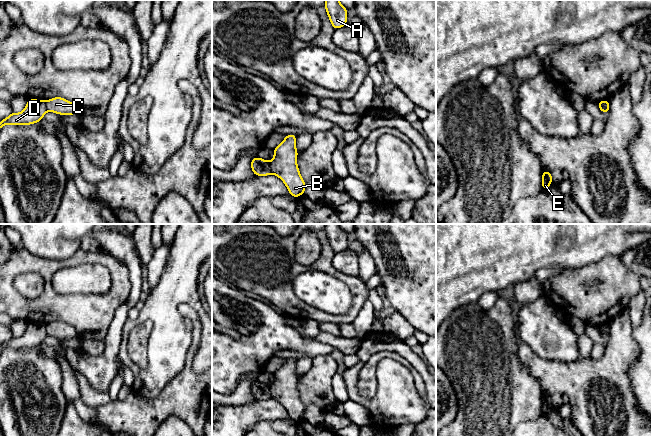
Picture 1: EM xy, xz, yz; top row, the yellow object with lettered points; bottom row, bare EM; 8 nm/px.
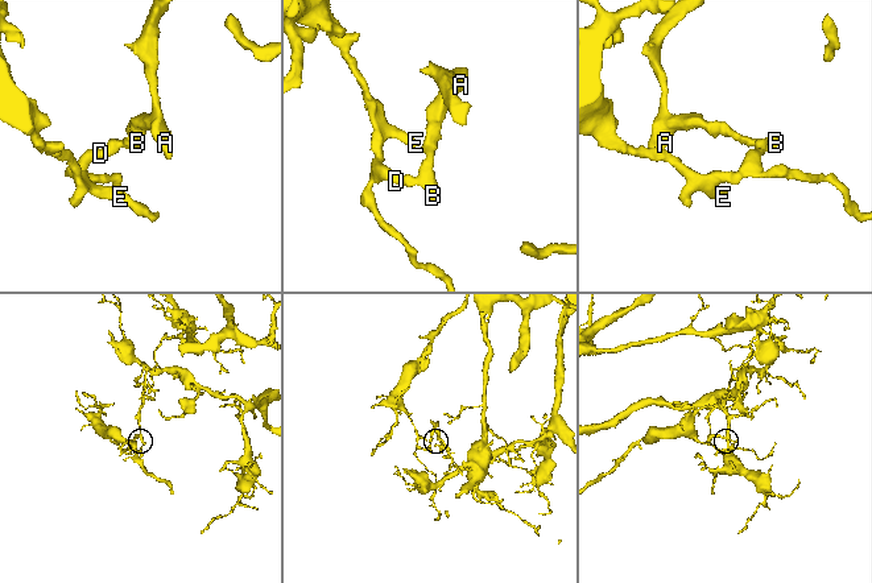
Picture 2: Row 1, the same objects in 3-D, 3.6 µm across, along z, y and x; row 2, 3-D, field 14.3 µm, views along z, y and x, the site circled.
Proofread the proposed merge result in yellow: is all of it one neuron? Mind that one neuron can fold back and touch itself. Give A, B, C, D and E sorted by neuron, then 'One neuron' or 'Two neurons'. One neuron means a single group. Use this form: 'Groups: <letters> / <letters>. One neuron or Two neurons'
Groups: A B C / D E. Two neurons

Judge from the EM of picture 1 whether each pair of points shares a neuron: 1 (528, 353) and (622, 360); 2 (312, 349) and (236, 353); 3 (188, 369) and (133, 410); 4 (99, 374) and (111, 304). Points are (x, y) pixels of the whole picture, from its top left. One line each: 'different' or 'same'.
1: same
2: same
3: same
4: different

